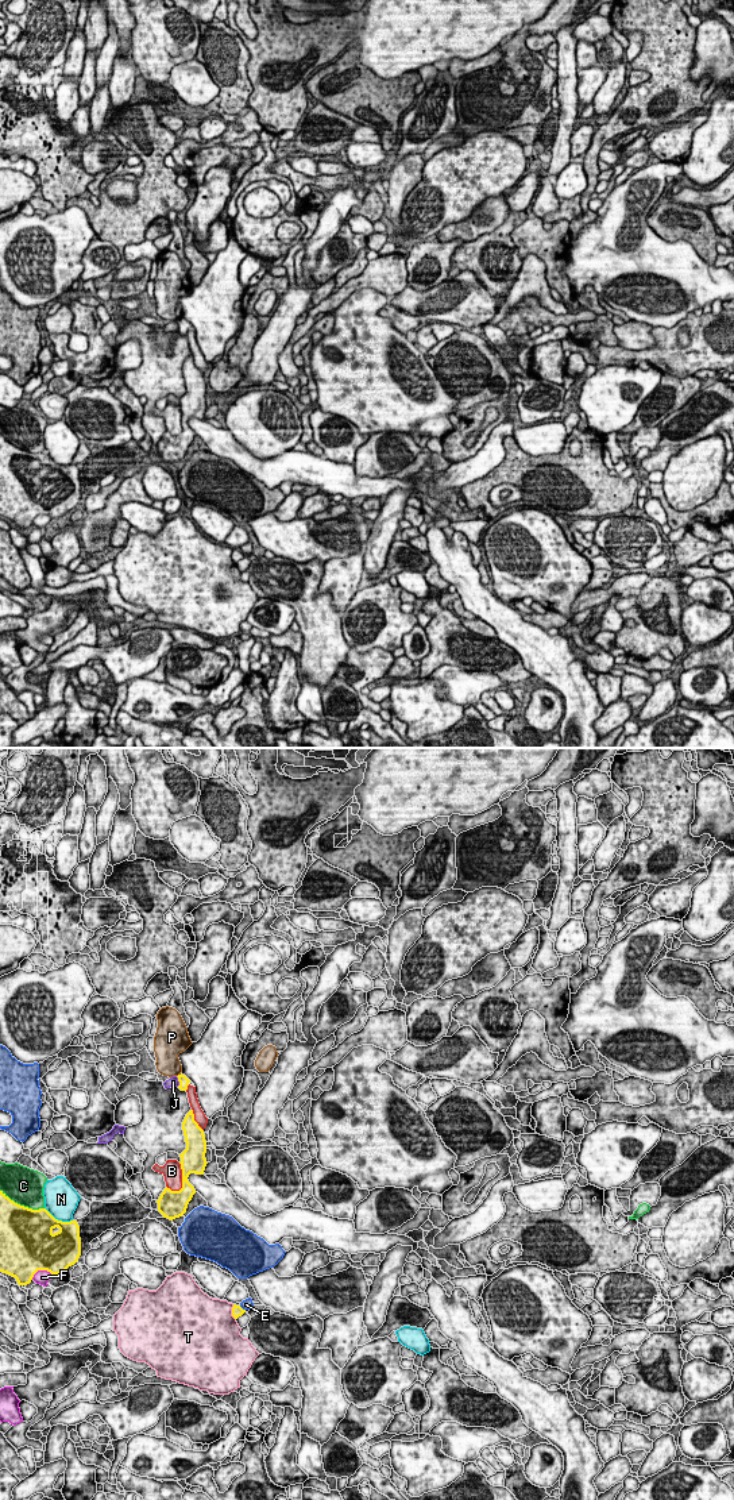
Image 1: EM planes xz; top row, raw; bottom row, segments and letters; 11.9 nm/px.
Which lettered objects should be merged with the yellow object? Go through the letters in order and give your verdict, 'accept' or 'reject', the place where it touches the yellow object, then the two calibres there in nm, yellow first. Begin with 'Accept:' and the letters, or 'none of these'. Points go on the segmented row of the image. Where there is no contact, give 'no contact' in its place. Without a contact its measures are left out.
Accept: none of these
B: reject | xz (182, 1180) | 260/240 nm
C: reject | xz (22, 1206) | 480/440 nm
E: reject | xz (240, 1307) | 130/130 nm
F: reject | xz (41, 1269) | 500/170 nm
J: reject | xz (178, 1080) | 130/130 nm
N: reject | xz (57, 1219) | 380/400 nm
P: reject | xz (178, 1075) | 130/280 nm
T: reject | xz (232, 1313) | 130/480 nm

